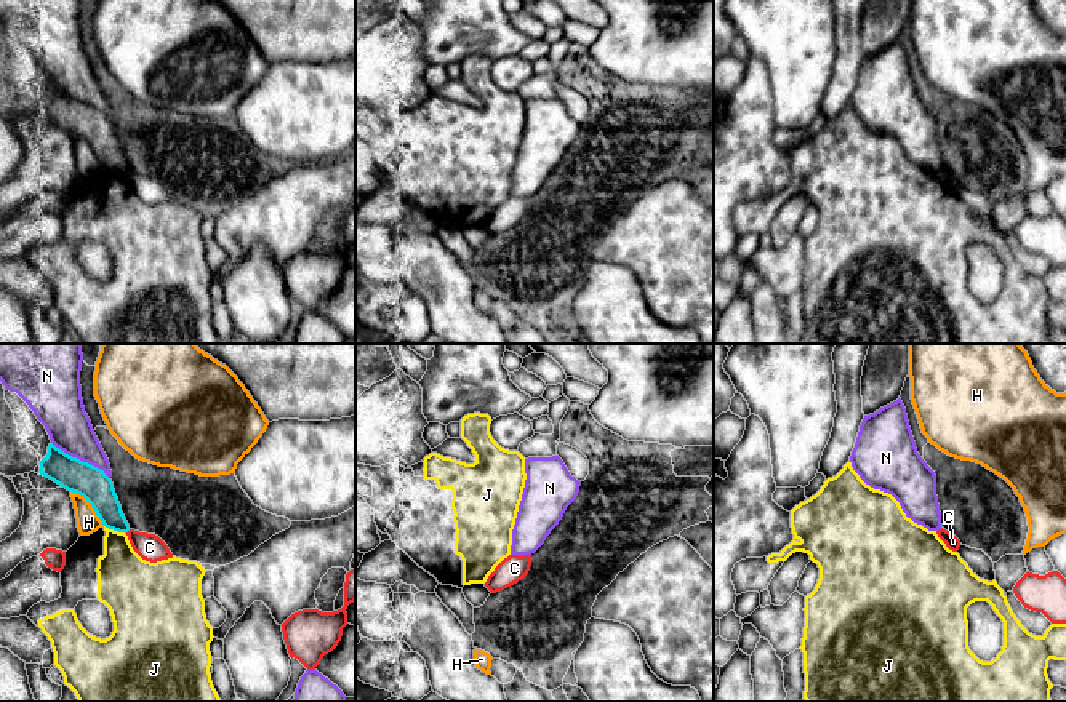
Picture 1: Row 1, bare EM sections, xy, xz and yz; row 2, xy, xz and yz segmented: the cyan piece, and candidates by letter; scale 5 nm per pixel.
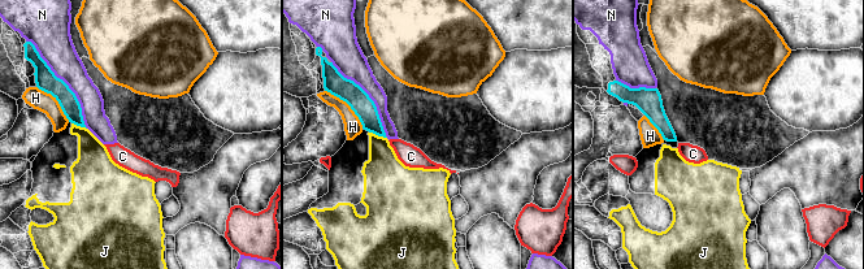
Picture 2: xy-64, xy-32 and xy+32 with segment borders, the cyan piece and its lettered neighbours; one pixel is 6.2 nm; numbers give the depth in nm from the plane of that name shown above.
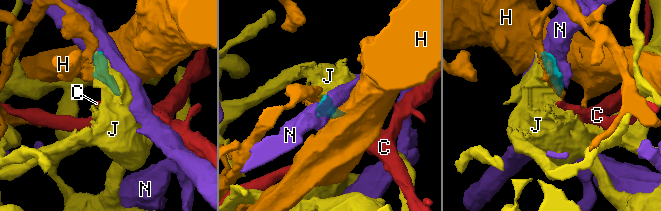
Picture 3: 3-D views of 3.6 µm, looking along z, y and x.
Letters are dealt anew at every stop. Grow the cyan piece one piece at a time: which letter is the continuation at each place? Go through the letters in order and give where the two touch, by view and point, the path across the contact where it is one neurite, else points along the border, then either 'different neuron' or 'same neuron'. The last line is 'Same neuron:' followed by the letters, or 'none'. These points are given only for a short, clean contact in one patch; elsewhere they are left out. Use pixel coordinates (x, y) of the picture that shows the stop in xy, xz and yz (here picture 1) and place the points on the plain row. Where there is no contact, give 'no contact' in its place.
C: contact xy (127, 173); border xy (130, 171), (125, 175); different neuron
H: contact xy (92, 147); border xy (71, 131), (90, 146), (104, 167); different neuron
J: contact xy (116, 171); different neuron
N: contact xy (79, 101); different neuron
Same neuron: none

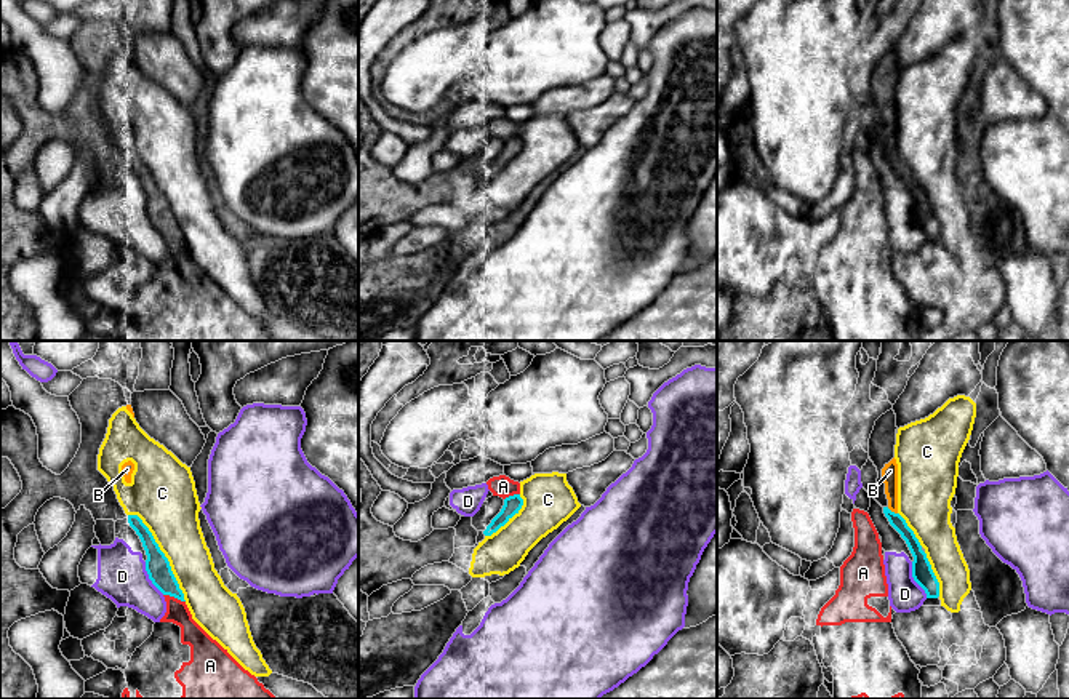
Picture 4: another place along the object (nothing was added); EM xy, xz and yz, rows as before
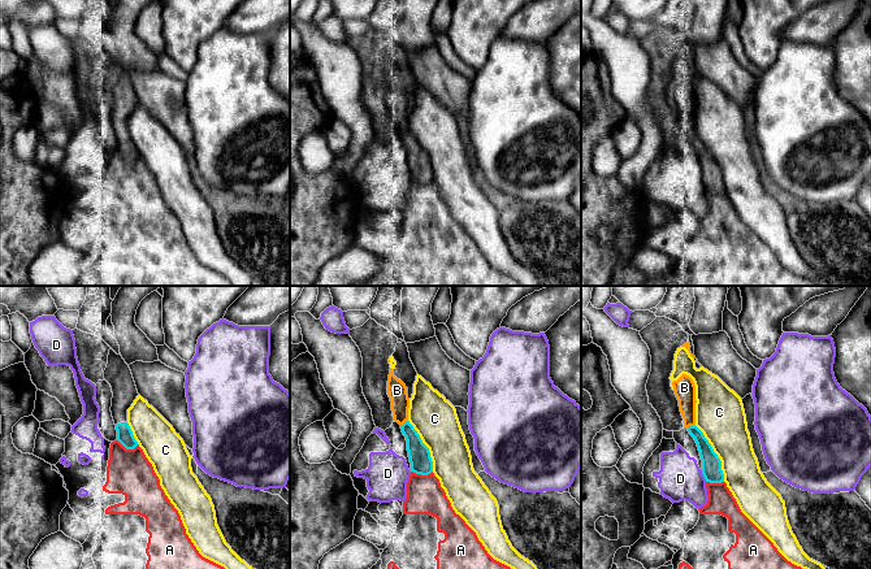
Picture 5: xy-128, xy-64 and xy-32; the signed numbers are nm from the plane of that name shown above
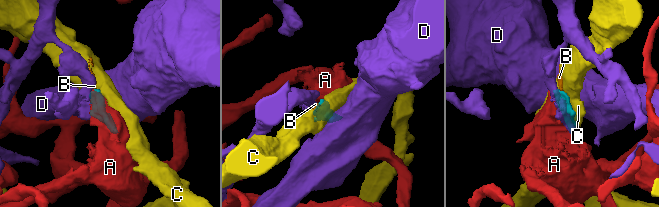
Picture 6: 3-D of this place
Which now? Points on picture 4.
A: contact xy (175, 239); different neuron
B: contact yz (890, 152); same neuron
C: contact xy (164, 195); different neuron
D: contact yz (914, 221); border yz (911, 203), (911, 218), (927, 239); different neuron
Same neuron: B

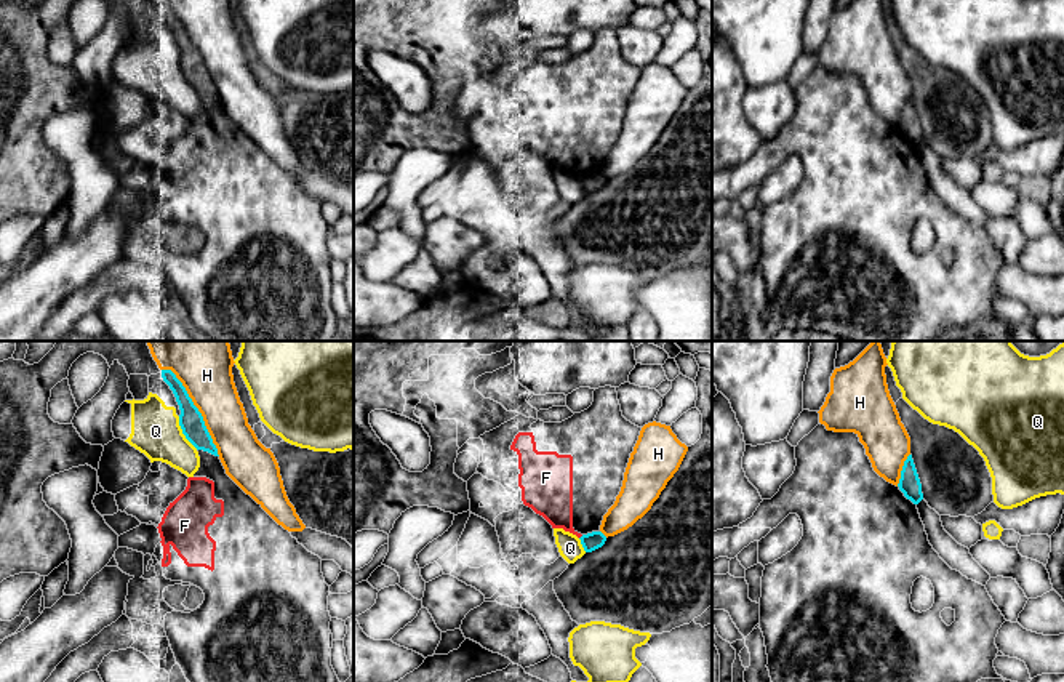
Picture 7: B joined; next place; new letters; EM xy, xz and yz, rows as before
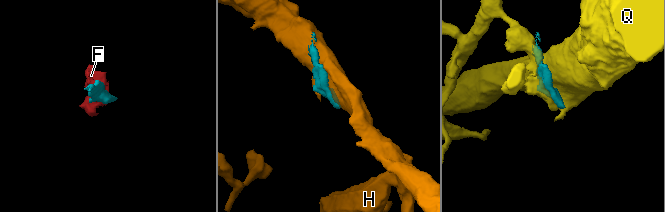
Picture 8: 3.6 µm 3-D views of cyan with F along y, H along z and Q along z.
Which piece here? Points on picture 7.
F: contact xz (581, 178); border xz (583, 176), (580, 180); different neuron
H: contact xy (197, 50); different neuron
Q: contact xy (183, 74); border xy (178, 58), (181, 74), (197, 90); different neuron
Same neuron: none

